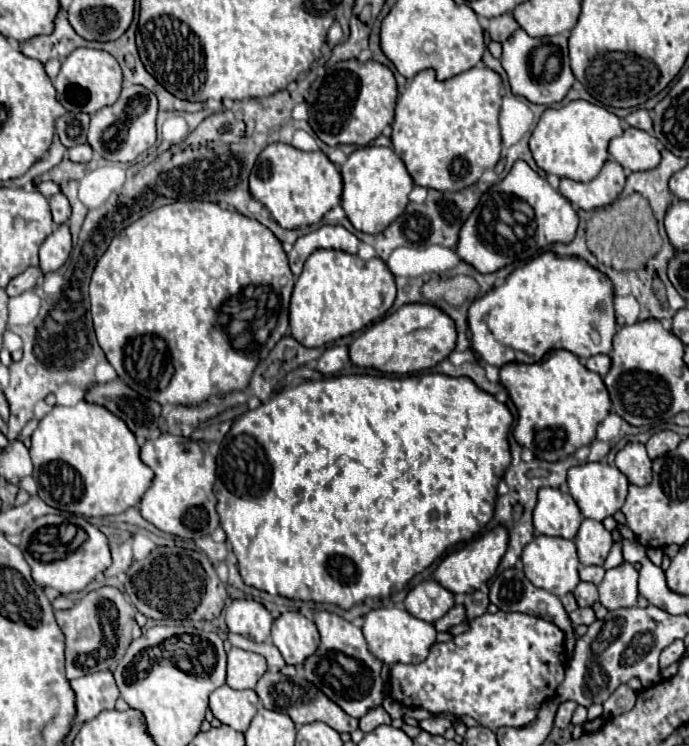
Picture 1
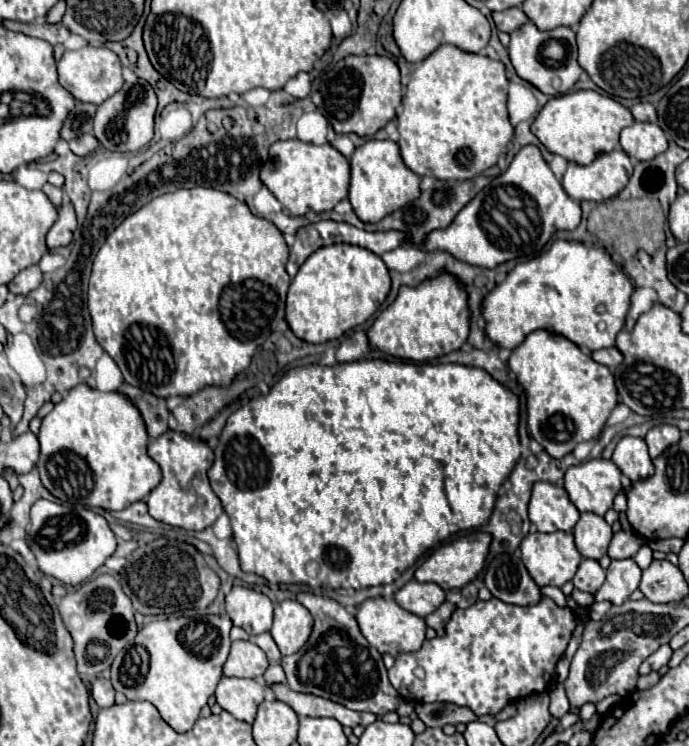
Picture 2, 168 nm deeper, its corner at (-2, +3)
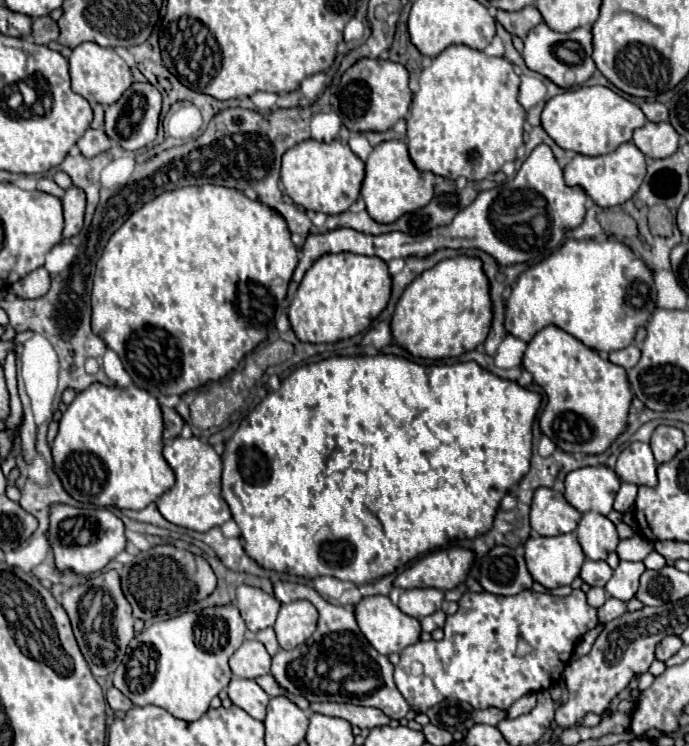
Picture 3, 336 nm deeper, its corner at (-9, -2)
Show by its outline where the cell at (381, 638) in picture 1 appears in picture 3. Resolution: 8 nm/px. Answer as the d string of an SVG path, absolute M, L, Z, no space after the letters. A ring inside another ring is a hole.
M368 596L356 604L356 622L366 636L366 640L380 652L380 654L400 654L404 648L416 644L420 640L422 628L420 622L408 614L404 614L398 606L390 602L388 596Z

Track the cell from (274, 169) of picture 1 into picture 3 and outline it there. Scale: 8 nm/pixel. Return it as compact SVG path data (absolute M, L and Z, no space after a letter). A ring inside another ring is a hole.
M304 140L282 156L280 182L284 186L284 194L292 198L294 204L308 208L308 212L324 212L324 214L340 214L346 212L360 194L360 184L364 178L362 160L350 150L346 142L334 140L330 144Z

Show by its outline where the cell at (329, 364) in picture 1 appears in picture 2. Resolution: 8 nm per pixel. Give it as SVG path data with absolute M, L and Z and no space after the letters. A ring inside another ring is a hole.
M355 331L351 335L347 335L337 351L337 361L345 363L345 361L357 361L363 359L365 353L369 351L369 339L365 331Z

